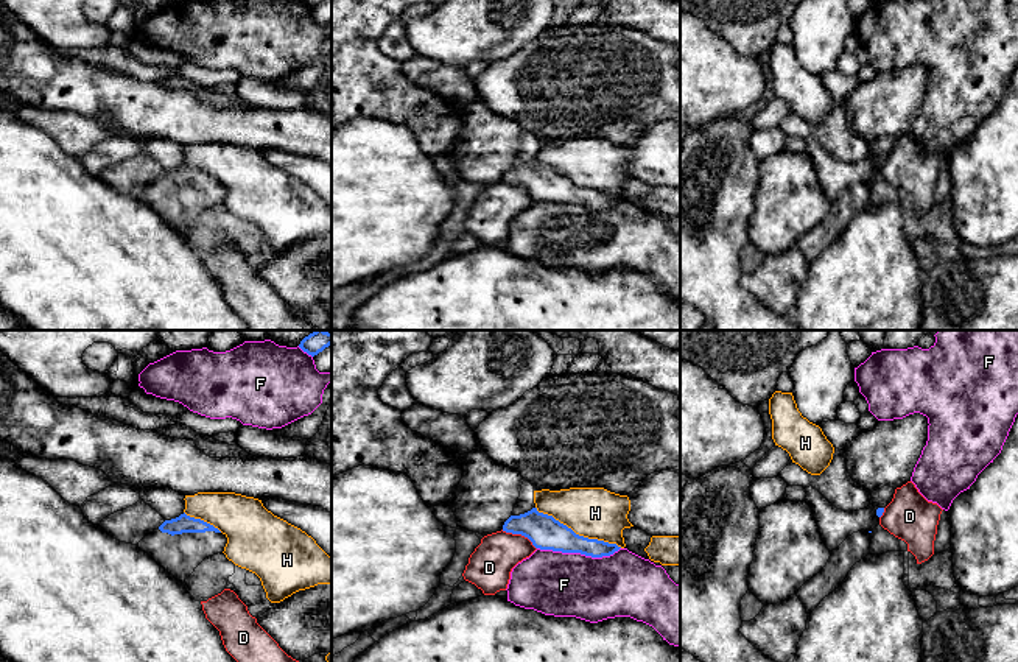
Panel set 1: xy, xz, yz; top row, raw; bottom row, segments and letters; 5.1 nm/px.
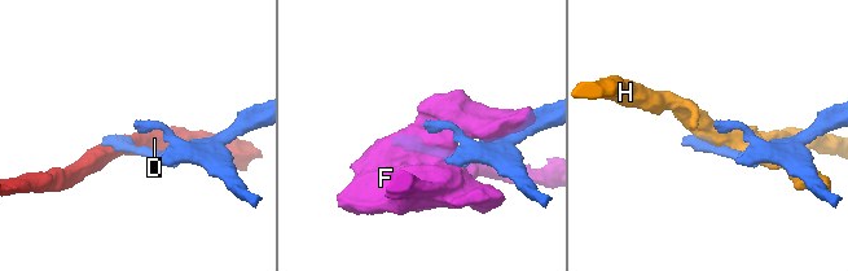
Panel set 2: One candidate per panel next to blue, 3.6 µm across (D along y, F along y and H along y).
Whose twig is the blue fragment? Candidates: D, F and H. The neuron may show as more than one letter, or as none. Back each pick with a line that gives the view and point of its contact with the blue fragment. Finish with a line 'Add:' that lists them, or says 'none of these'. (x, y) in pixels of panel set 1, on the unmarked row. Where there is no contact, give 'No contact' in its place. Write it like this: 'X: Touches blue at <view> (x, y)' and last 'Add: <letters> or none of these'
Add: none of these

